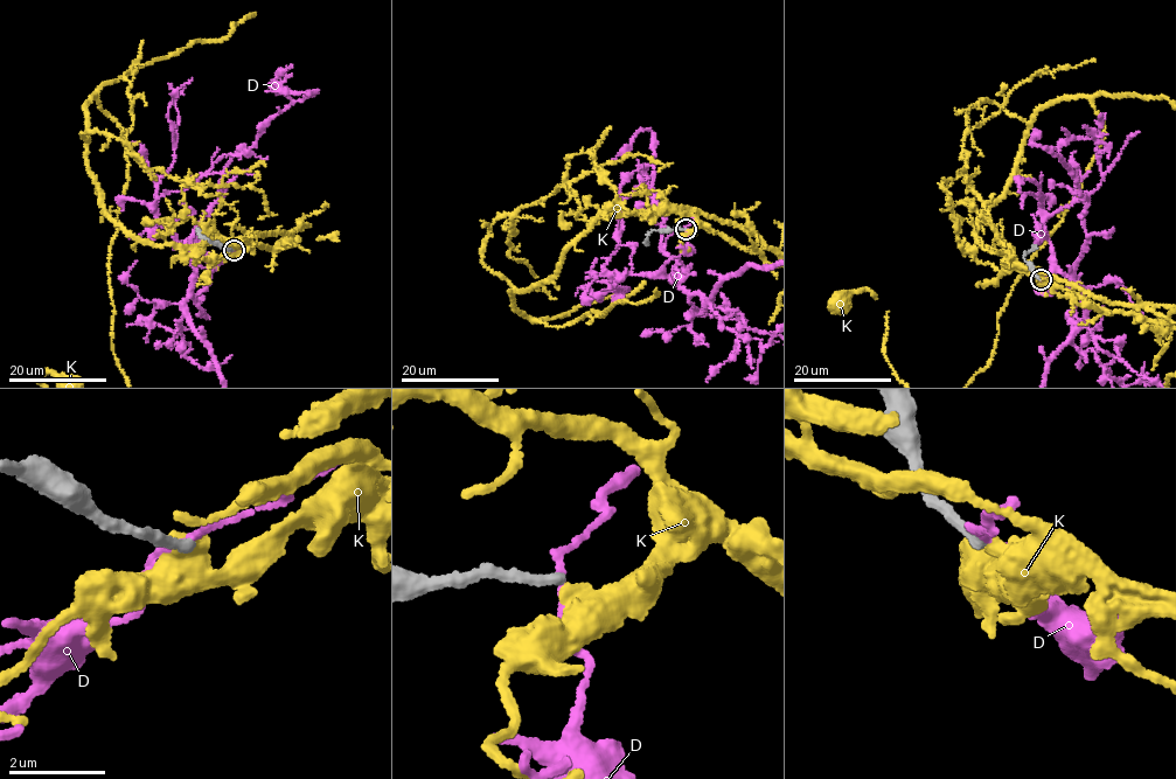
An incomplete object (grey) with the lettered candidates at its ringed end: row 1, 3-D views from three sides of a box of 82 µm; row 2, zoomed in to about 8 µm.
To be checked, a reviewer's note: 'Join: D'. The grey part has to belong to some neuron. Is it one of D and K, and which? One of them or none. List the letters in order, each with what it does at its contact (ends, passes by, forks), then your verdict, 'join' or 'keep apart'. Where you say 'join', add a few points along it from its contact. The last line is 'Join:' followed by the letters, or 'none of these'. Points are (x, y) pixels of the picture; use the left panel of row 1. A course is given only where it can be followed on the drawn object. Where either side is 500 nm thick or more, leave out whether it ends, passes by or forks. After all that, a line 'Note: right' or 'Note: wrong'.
D: it passes by | keep apart
K: keep apart
Join: none of these
Note: wrong

